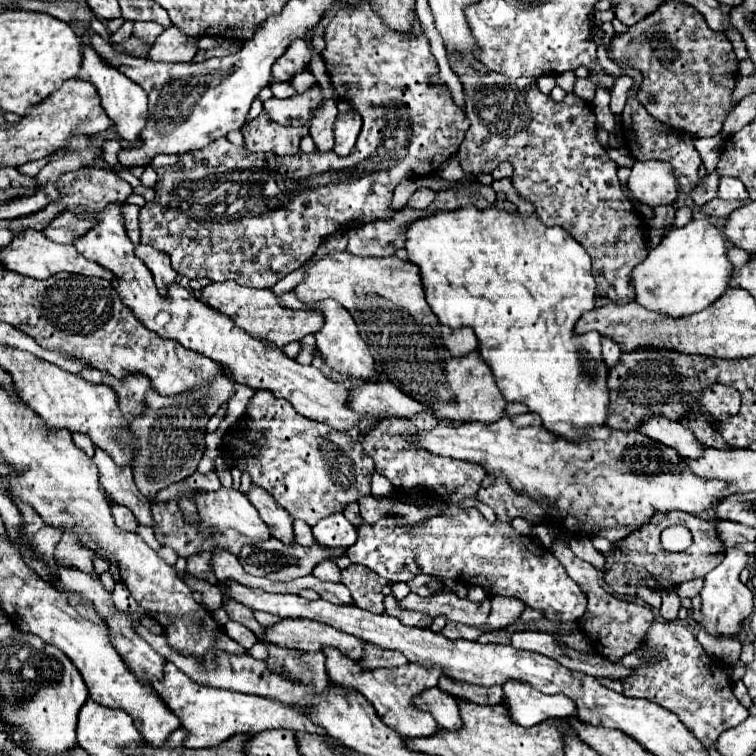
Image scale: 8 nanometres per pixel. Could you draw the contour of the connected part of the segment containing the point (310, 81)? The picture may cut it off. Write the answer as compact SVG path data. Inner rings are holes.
M304 70L304 72L294 74L294 76L290 78L290 84L294 86L294 90L296 90L296 92L304 92L306 88L310 88L310 86L314 86L314 84L316 84L316 78L312 76L312 72Z

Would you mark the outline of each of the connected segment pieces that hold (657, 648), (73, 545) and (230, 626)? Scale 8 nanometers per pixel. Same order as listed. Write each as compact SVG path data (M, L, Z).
M654 622L642 640L642 648L648 652L642 664L622 680L626 696L646 698L670 710L704 746L716 742L726 728L738 726L738 722L748 718L748 710L732 692L732 680L726 668L712 662L696 636L684 624Z
M70 532L62 534L62 540L58 542L54 556L58 560L62 560L62 564L70 564L70 566L74 566L82 572L92 572L94 570L94 566L92 566L94 552L82 548L80 542L76 540L76 536L70 534Z
M232 620L224 626L224 632L246 650L256 642L256 636L244 624L238 624L238 622L232 622Z

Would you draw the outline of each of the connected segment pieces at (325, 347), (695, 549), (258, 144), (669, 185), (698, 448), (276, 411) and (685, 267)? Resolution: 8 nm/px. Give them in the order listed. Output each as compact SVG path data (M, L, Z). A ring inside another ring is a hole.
M324 300L322 312L326 316L326 322L324 322L324 328L316 332L316 352L320 354L324 364L330 366L332 370L336 370L340 374L348 374L352 378L360 378L360 380L376 378L380 374L380 370L374 362L366 342L360 338L358 326L356 326L354 318L350 316L350 312L346 312L346 308L342 308L334 300Z
M670 512L668 514L656 514L654 524L646 524L646 528L640 528L638 532L614 542L612 550L606 554L608 570L604 572L604 580L610 584L610 588L618 594L630 594L634 596L634 588L648 586L652 590L670 590L676 584L684 580L694 580L706 576L710 568L718 566L724 556L724 544L718 538L716 526L710 520L702 520L698 516L684 512ZM681 524L686 526L694 542L684 552L666 552L660 544L660 532L667 527Z
M262 112L258 118L248 122L246 128L242 128L242 134L250 152L272 152L286 156L300 150L300 140L308 136L308 126L280 126L268 120L268 116Z
M660 160L634 162L628 178L628 188L636 200L656 208L660 204L672 204L678 200L678 188L668 164Z
M646 420L646 424L642 424L640 428L646 436L658 440L660 444L666 444L674 450L678 450L684 458L692 458L698 460L702 456L702 452L708 448L706 444L702 444L688 426L680 424L680 422L672 422L672 420Z
M258 390L252 396L244 418L224 436L228 438L228 444L224 440L224 452L240 470L248 472L256 484L262 484L262 488L266 488L276 498L276 502L290 512L290 516L314 526L318 520L340 512L350 500L358 500L370 494L370 476L374 472L374 462L362 454L362 446L360 442L356 442L356 426L348 432L336 432L322 422L300 416L286 398L276 398L268 390Z
M694 218L690 224L668 232L662 242L650 250L646 260L632 272L634 300L654 312L680 318L710 306L722 296L732 280L732 262L726 252L726 236L710 218Z

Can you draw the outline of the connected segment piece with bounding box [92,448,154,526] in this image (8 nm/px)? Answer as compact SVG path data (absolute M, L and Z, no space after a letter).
M96 448L96 454L92 460L100 470L100 480L102 480L106 494L114 498L118 504L128 506L132 514L136 516L138 524L154 526L152 512L150 512L150 500L136 488L132 468L122 468L122 470L116 468L114 460L110 460L110 456L102 452L100 448Z

